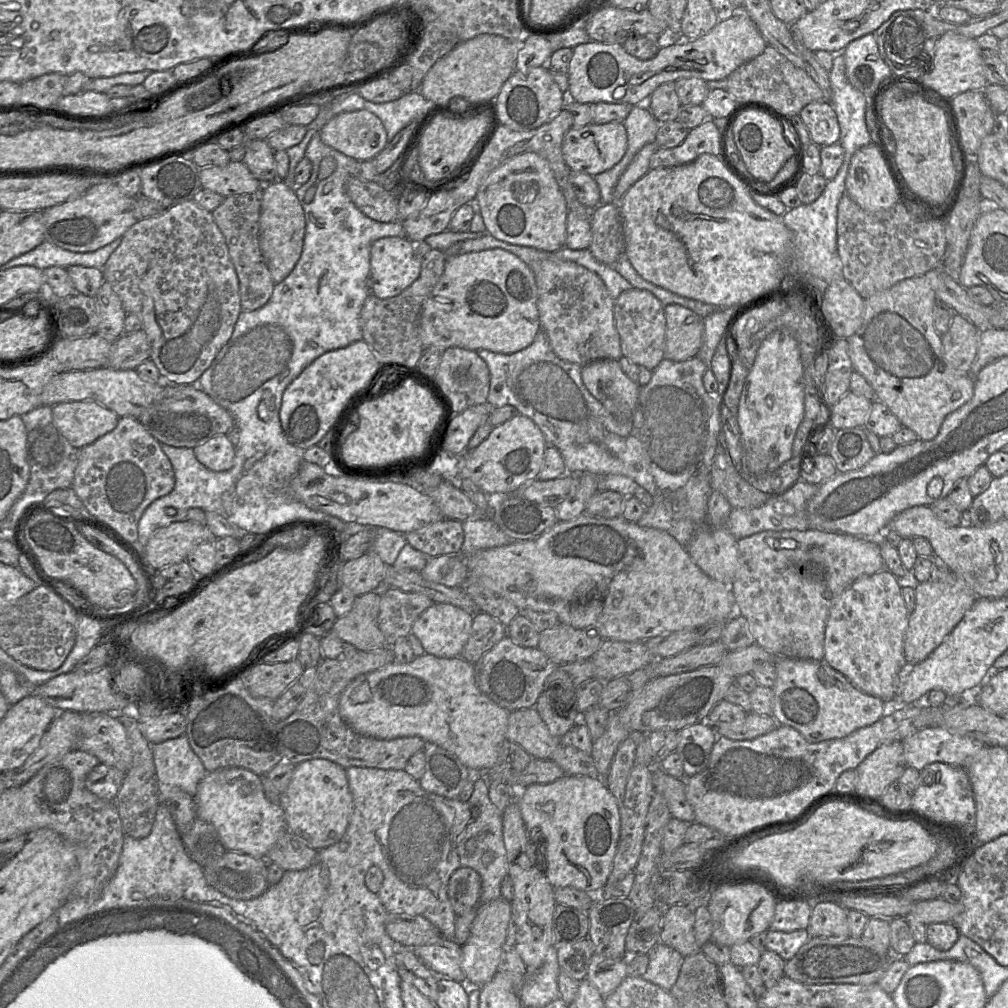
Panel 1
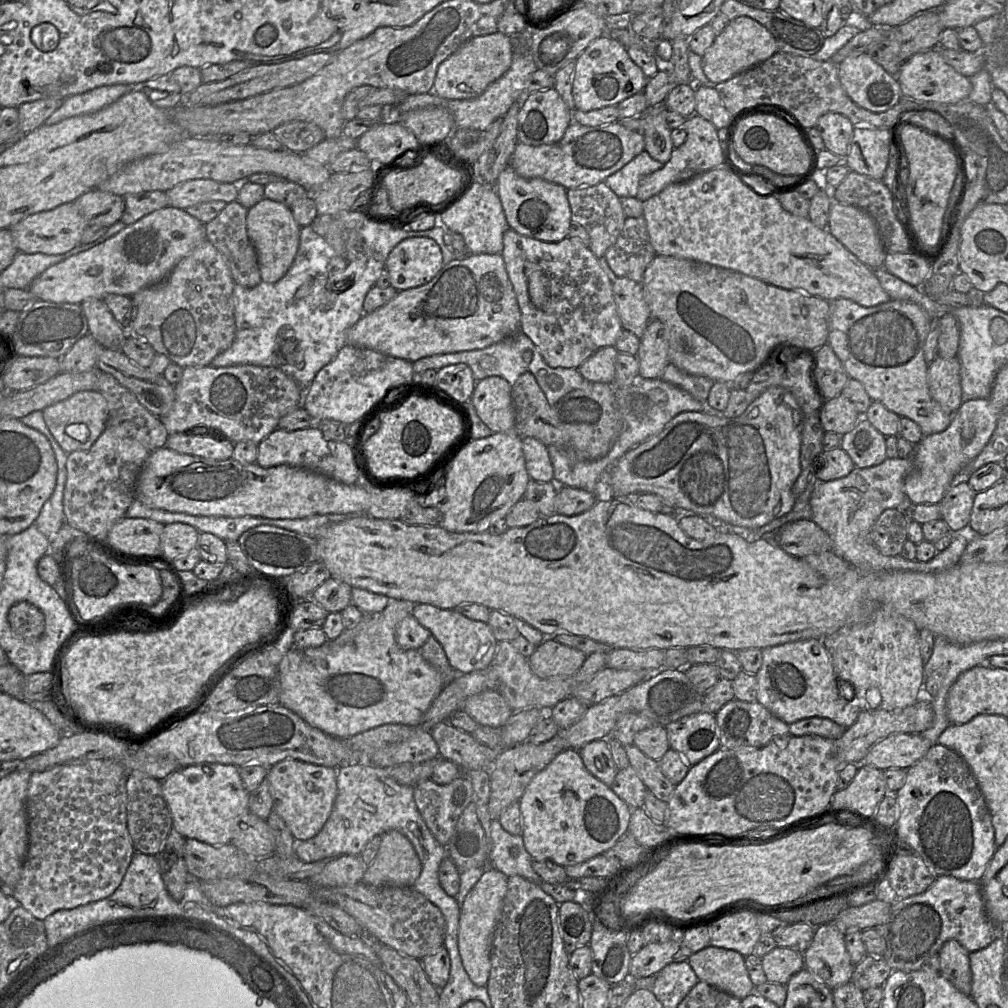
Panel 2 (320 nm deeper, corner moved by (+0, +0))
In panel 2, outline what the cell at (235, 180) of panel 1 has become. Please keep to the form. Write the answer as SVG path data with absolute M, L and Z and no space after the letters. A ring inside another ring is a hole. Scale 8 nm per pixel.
M195 179L181 182L167 193L168 206L187 209L211 201L237 201L239 184L222 183L212 179Z

